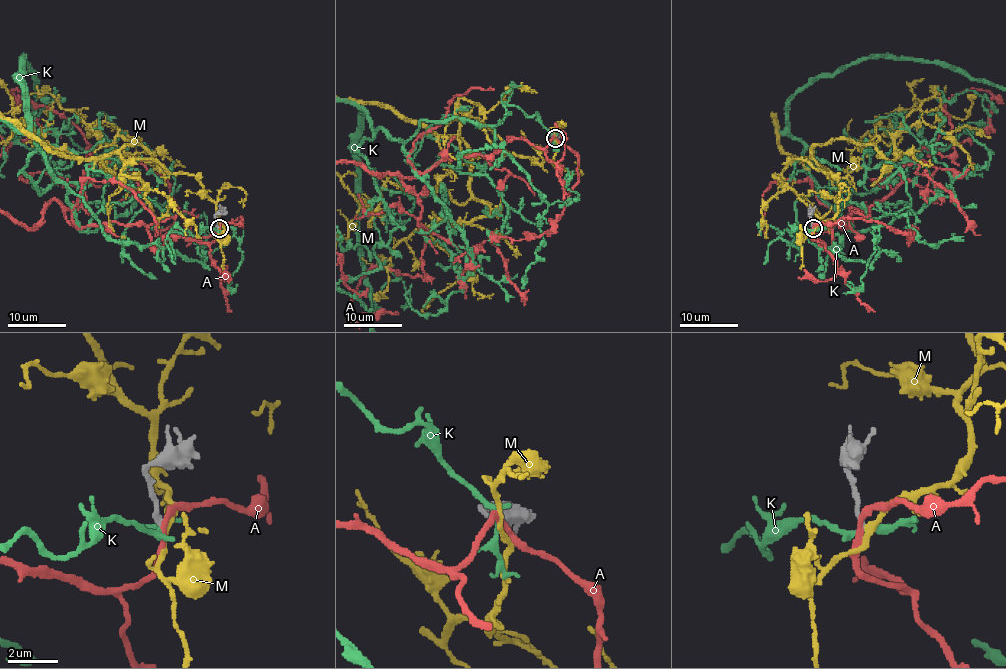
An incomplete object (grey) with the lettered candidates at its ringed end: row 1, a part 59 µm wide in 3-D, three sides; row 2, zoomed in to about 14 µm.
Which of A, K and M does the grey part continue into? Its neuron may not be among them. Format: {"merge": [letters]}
{"merge": ["M"]}

